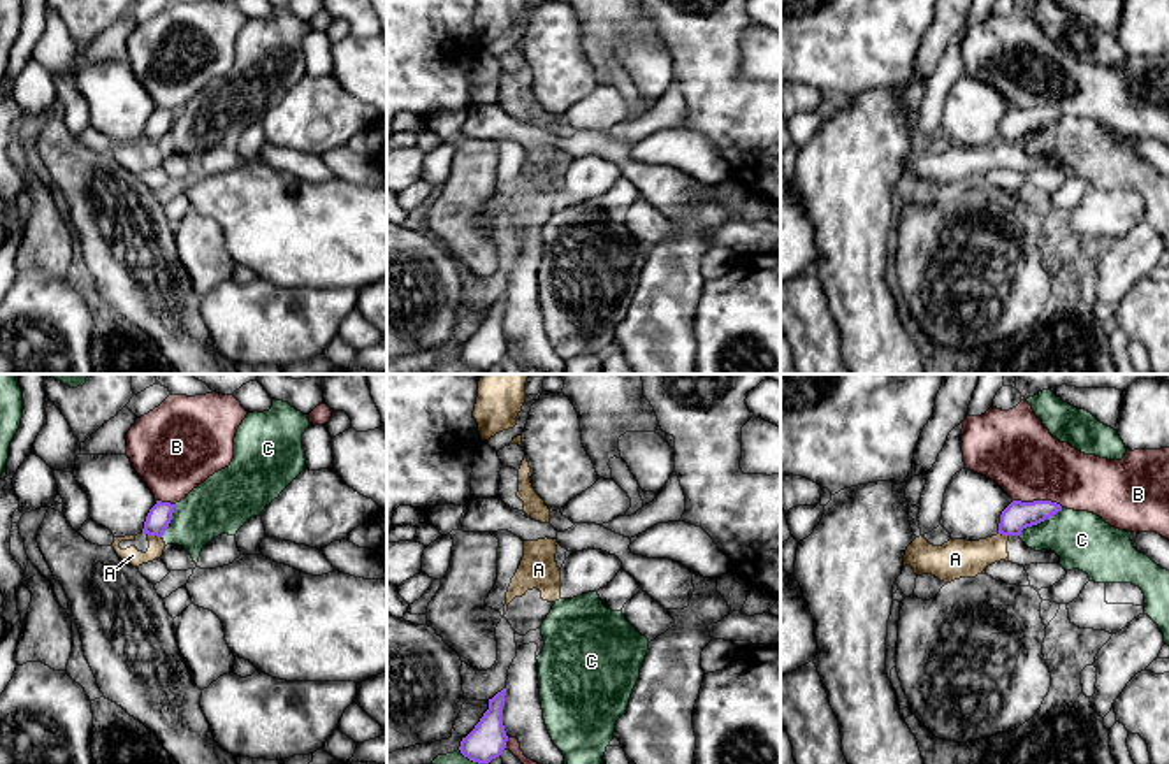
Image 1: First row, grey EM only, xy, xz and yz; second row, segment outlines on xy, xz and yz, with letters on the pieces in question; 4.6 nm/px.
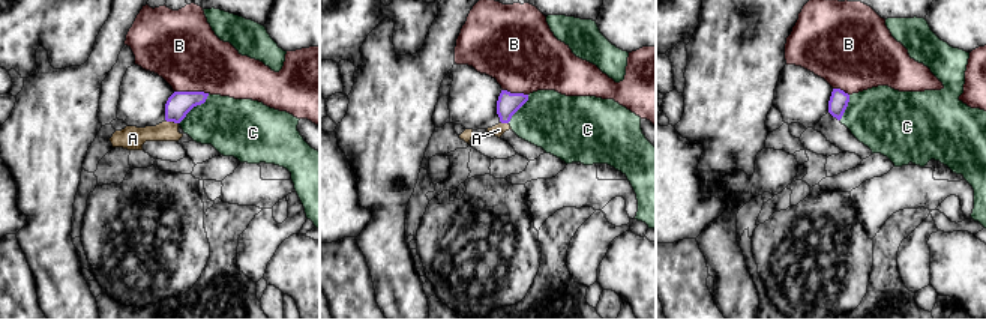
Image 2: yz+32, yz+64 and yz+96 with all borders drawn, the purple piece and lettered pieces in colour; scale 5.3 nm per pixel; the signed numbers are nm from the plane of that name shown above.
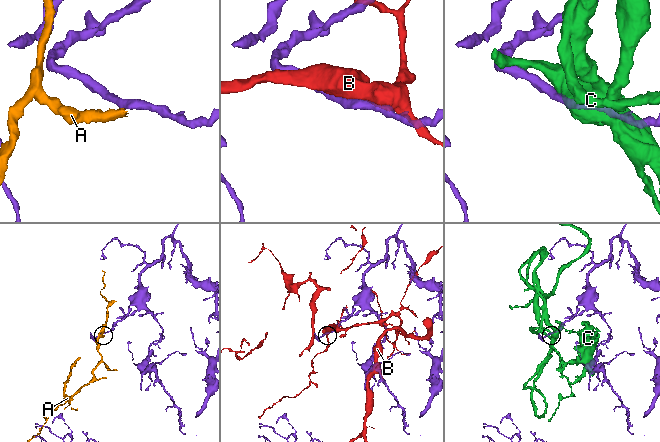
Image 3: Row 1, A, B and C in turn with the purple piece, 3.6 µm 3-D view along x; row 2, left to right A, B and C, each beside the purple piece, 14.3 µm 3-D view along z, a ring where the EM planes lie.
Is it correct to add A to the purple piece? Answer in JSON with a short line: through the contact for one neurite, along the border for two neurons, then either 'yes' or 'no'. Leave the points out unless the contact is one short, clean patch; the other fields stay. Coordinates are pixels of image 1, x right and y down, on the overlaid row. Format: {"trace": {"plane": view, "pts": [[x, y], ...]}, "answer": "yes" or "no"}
{"trace": {"plane": "xy", "pts": [[148, 534], [160, 538]]}, "answer": "no"}

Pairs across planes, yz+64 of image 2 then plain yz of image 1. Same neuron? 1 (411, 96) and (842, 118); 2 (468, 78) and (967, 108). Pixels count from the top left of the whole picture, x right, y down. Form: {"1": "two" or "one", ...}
{"1": "one", "2": "one"}

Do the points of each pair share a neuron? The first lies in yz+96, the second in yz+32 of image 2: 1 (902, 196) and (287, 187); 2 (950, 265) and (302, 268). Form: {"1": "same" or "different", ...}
{"1": "same", "2": "same"}

